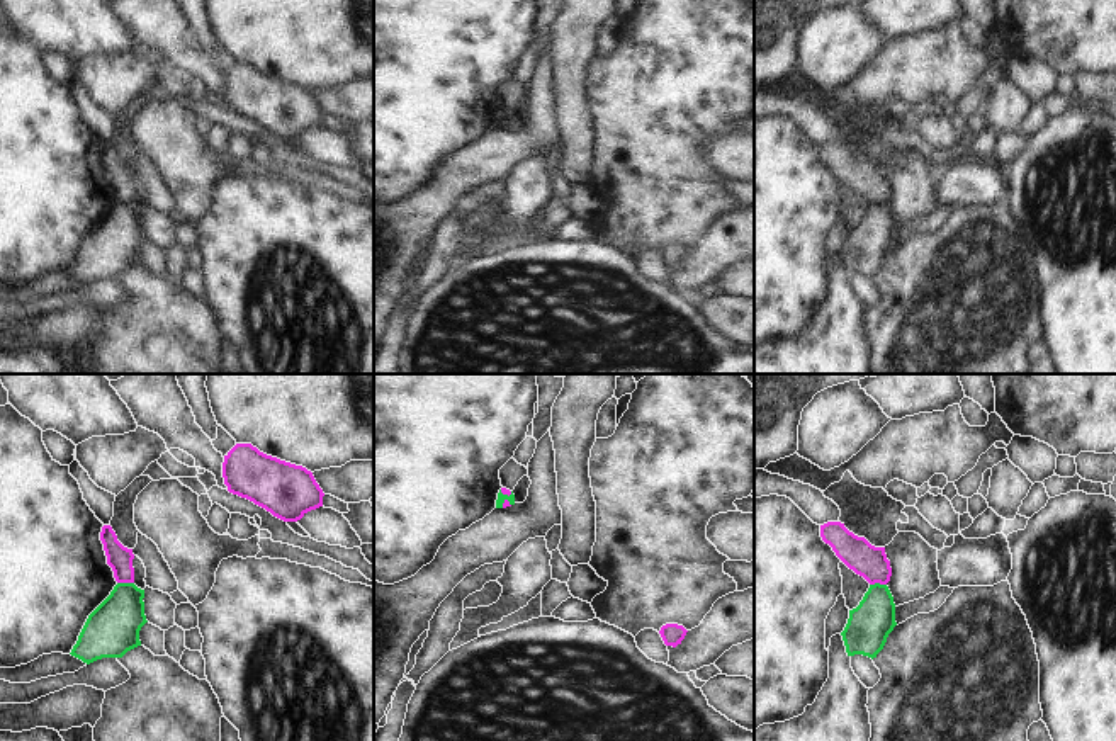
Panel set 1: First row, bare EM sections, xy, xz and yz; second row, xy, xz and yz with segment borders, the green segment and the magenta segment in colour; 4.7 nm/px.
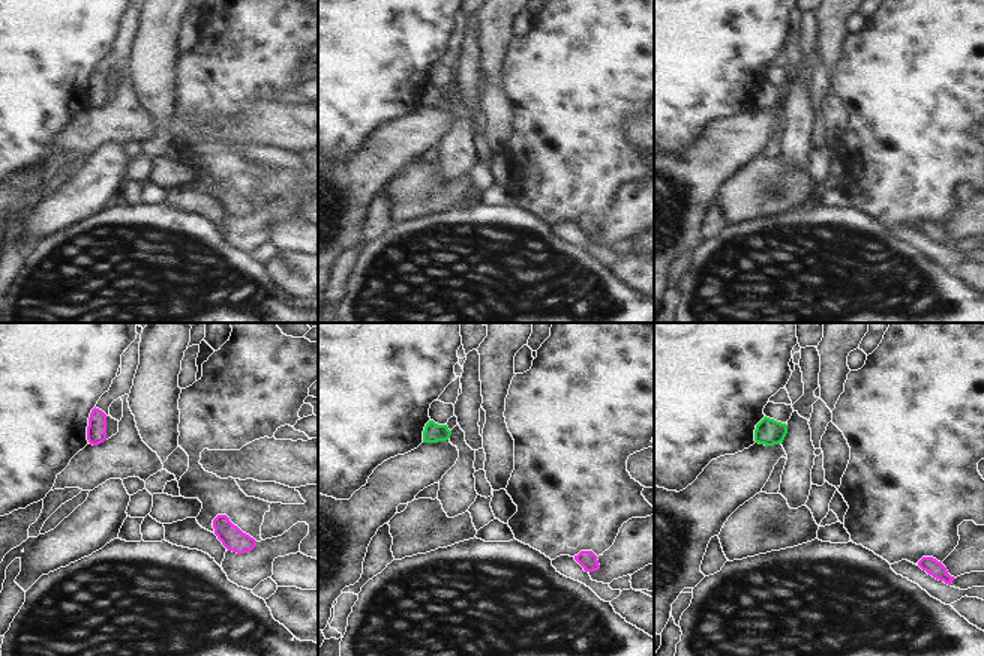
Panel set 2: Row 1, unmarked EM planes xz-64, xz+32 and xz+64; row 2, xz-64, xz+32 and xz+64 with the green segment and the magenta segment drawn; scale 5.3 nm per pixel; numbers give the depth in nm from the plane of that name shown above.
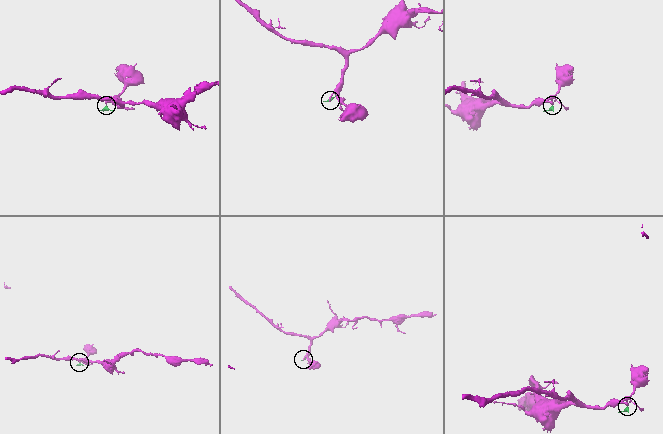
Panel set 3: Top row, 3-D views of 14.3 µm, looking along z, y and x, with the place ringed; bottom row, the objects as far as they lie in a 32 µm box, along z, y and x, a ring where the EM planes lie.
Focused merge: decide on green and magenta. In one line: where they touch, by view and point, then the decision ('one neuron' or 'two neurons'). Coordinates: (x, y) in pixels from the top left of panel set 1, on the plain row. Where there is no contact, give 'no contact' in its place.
xy (126, 203) | two neurons

